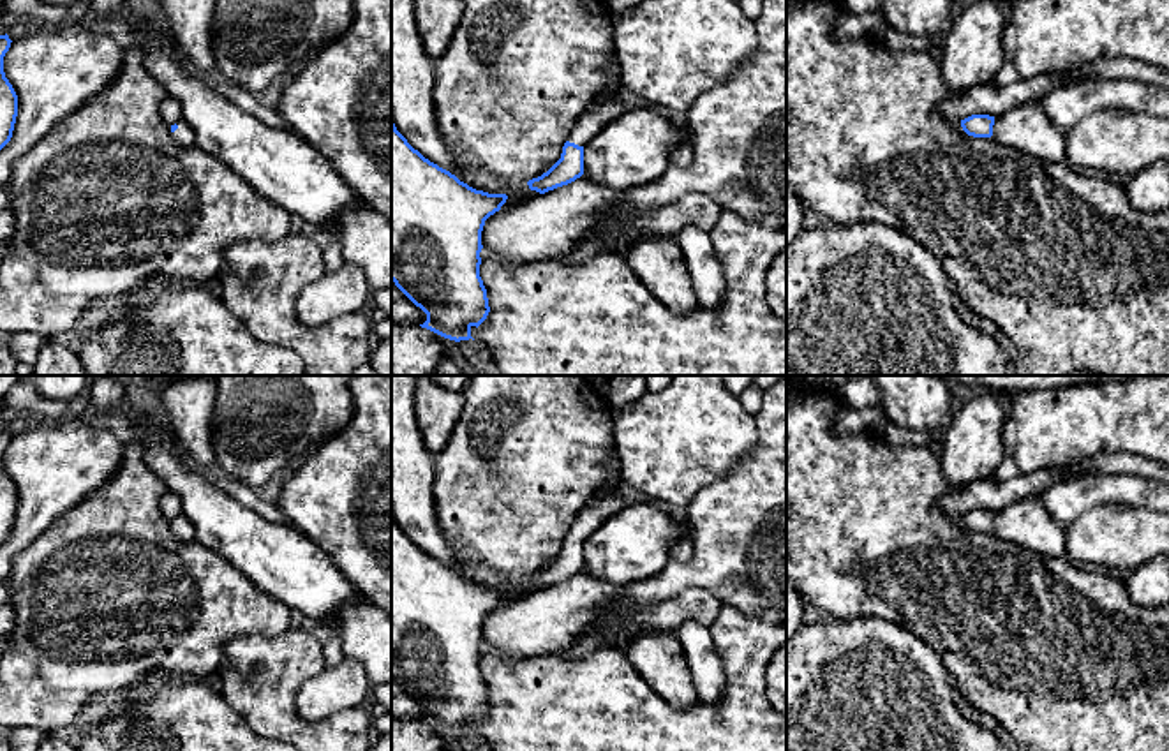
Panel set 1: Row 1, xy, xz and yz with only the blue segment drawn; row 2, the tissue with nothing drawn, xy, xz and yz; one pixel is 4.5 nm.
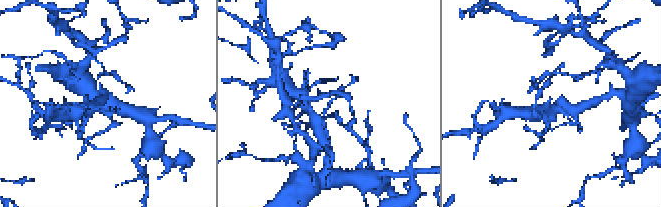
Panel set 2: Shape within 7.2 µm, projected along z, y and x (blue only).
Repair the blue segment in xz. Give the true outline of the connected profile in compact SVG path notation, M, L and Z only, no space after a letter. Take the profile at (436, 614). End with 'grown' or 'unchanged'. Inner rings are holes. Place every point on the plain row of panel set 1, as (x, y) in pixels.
M391 515L391 675L427 709L421 723L460 737L473 733L471 723L487 714L490 702L480 672L481 626L506 594L506 589L469 582L425 554Z; unchanged

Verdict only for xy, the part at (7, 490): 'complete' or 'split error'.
complete

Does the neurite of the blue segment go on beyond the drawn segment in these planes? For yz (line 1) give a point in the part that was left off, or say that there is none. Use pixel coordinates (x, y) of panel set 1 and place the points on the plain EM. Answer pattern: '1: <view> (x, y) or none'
1: none

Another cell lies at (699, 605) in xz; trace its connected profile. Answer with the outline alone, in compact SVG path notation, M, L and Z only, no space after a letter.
M688 589L668 601L658 605L654 610L644 610L635 615L628 626L628 640L645 633L672 633L686 621L698 621L711 628L718 619L723 603L709 591Z

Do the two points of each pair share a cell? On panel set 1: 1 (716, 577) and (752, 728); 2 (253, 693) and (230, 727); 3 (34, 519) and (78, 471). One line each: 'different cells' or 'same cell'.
1: different cells
2: different cells
3: same cell

